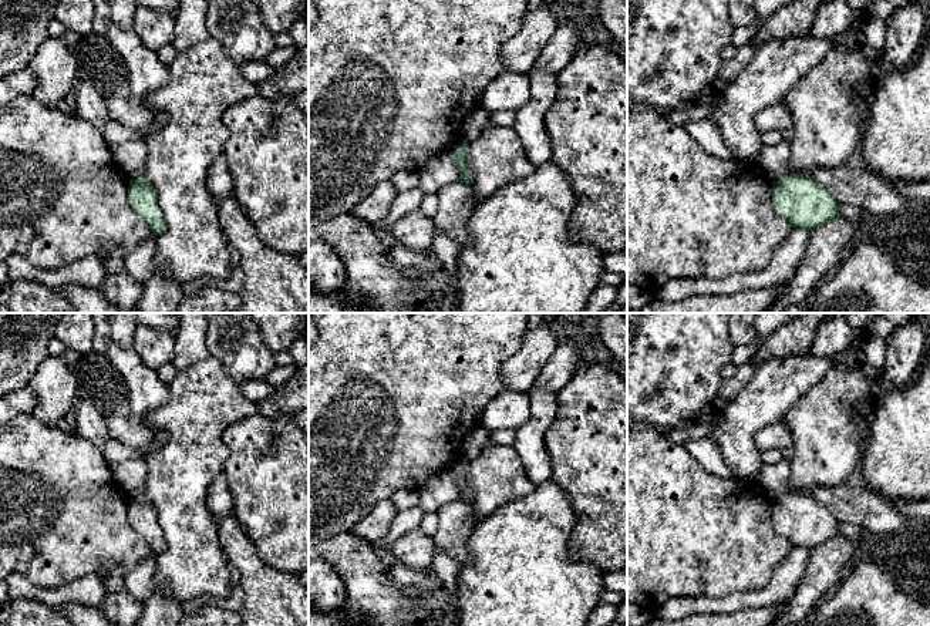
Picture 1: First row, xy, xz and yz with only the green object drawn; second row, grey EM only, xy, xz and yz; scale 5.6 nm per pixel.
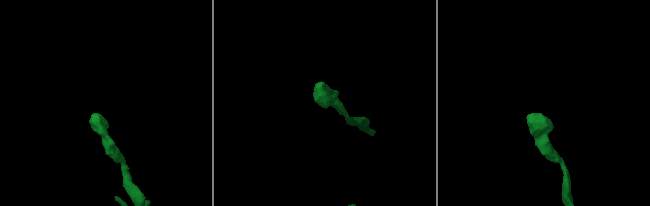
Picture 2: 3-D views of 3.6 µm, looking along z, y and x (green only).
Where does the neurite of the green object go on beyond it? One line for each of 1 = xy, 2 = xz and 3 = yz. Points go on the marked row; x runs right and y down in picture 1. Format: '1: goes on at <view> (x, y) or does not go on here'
1: does not go on here
2: does not go on here
3: does not go on here

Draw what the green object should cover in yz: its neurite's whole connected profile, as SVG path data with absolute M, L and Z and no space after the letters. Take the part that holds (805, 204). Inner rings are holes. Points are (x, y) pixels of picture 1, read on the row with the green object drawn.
M786 174L772 182L772 203L792 229L813 229L839 218L839 202L813 176Z

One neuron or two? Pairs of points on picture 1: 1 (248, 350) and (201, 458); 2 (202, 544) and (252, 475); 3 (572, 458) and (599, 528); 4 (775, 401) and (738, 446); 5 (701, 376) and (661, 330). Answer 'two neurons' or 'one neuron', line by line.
1: two neurons
2: two neurons
3: one neuron
4: one neuron
5: one neuron

